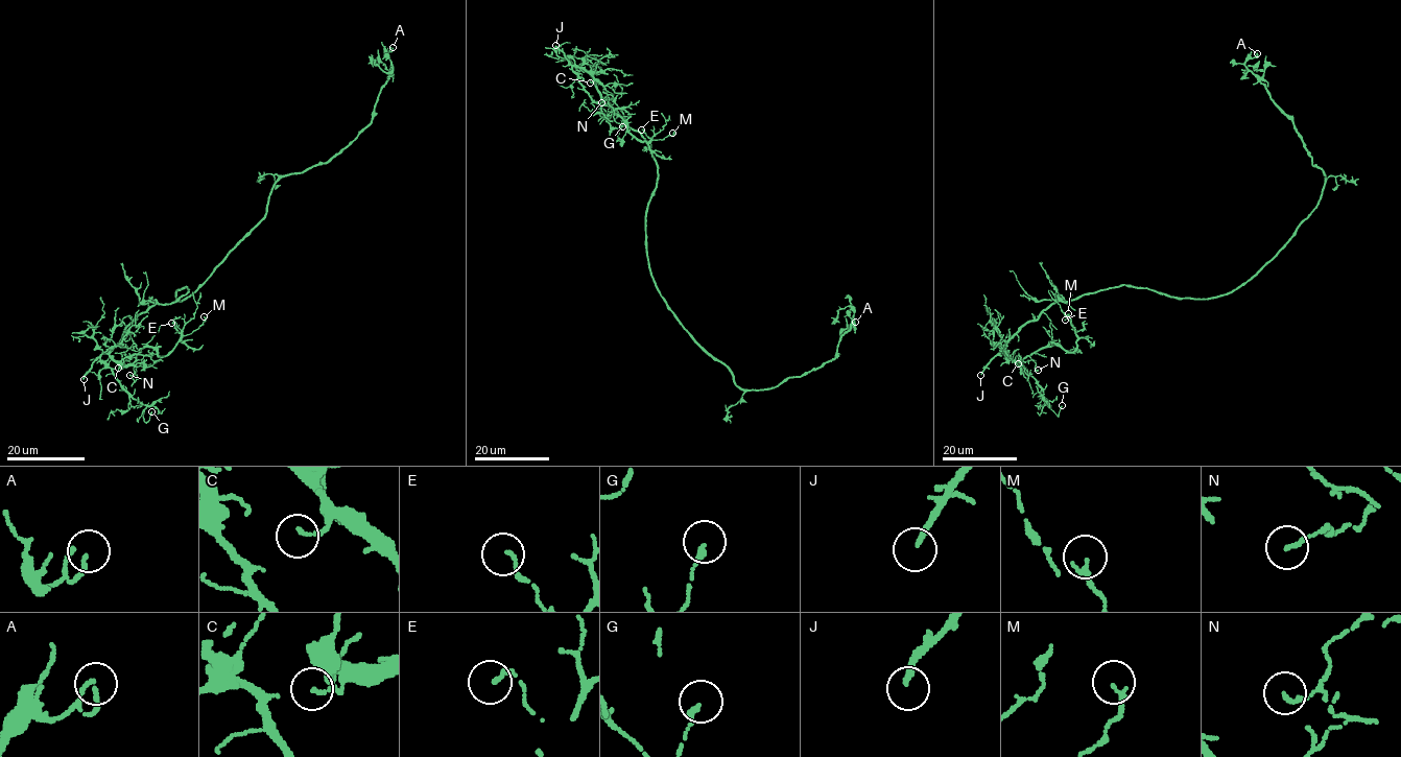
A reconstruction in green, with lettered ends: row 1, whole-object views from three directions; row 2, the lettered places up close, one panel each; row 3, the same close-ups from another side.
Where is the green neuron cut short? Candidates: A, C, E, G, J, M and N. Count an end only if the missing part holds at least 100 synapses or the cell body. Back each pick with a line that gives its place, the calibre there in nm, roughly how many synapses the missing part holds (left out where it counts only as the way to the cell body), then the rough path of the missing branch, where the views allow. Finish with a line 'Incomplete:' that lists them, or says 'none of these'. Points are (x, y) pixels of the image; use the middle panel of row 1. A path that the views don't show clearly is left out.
J: Place: (555, 45). Thickness 190 nm
Incomplete: J

